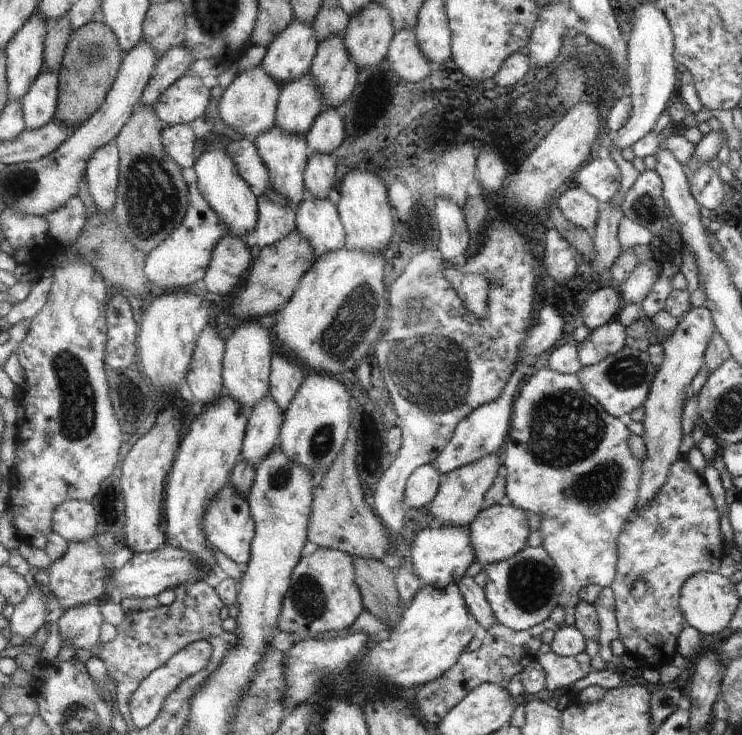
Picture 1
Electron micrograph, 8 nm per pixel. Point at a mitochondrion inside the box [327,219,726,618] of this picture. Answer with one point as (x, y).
(566, 429)

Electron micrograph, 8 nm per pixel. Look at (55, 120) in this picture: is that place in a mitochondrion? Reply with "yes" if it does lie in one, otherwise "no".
no

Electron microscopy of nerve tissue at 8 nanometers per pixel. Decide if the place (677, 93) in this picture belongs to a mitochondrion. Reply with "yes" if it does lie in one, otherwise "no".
no

